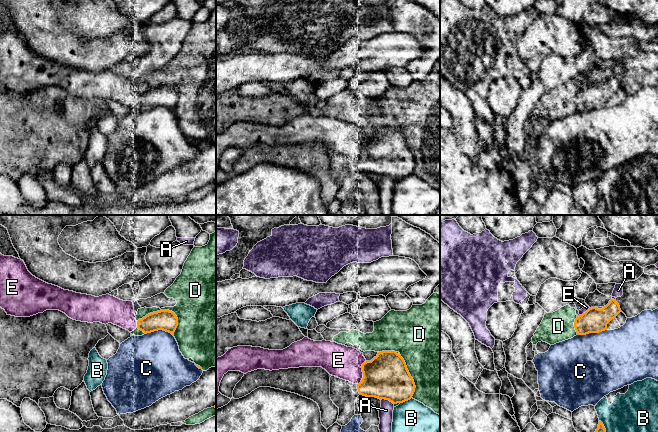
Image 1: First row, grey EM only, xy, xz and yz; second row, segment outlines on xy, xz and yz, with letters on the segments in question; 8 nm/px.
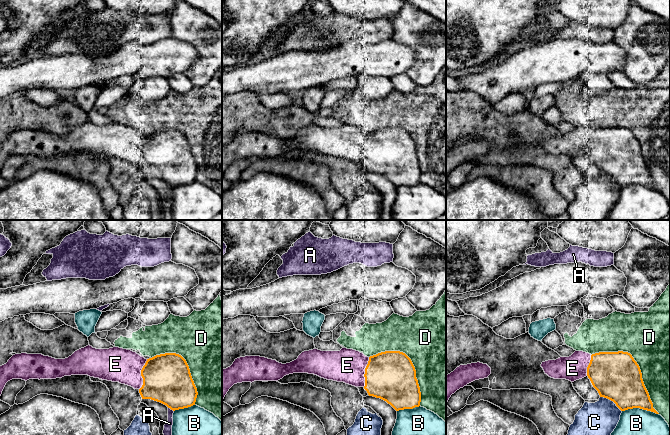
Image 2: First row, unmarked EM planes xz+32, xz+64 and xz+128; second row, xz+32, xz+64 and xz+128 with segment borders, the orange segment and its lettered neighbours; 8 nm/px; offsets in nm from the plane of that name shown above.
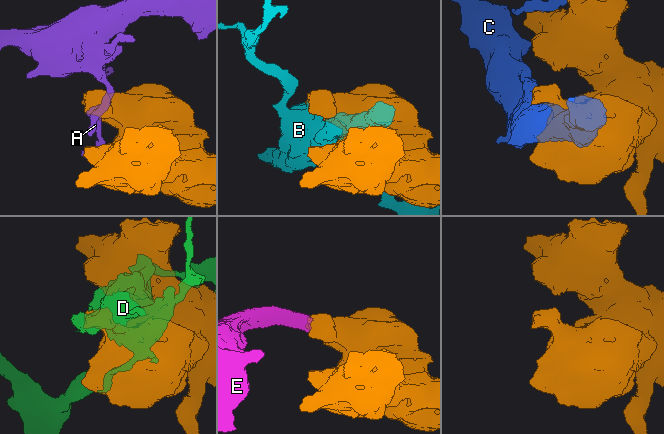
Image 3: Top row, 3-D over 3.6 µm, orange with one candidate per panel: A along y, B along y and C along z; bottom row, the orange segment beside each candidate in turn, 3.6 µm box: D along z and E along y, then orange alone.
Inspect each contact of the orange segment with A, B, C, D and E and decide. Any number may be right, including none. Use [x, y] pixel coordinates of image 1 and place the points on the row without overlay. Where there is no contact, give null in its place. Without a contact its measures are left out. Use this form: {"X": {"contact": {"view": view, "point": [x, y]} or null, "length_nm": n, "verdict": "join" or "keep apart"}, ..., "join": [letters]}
{"A": {"contact": {"view": "xz", "point": [387, 175]}, "length_nm": 110, "verdict": "keep apart"}, "B": {"contact": {"view": "xz", "point": [405, 176]}, "length_nm": 110, "verdict": "keep apart"}, "C": {"contact": {"view": "yz", "point": [591, 108]}, "length_nm": 240, "verdict": "keep apart"}, "D": {"contact": {"view": "xy", "point": [162, 86]}, "length_nm": 340, "verdict": "keep apart"}, "E": {"contact": {"view": "xz", "point": [362, 147]}, "length_nm": 200, "verdict": "join"}, "join": ["E"]}

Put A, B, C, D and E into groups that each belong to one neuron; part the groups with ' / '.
A / B / C / D / E

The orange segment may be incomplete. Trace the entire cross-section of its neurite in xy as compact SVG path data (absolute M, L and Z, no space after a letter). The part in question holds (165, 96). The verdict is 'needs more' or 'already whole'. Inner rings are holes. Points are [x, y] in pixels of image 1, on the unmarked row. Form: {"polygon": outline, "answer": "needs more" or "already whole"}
{"polygon": "M0 29L0 83L7 91L15 93L30 93L46 86L59 86L69 94L81 98L100 98L102 100L112 99L129 108L136 104L145 110L158 106L171 109L178 102L178 94L174 88L160 86L150 89L139 95L135 95L134 81L132 77L123 77L109 70L95 73L92 71L76 69L64 66L58 62L48 60L35 52L27 45L23 36L13 32L4 32Z", "answer": "needs more"}

